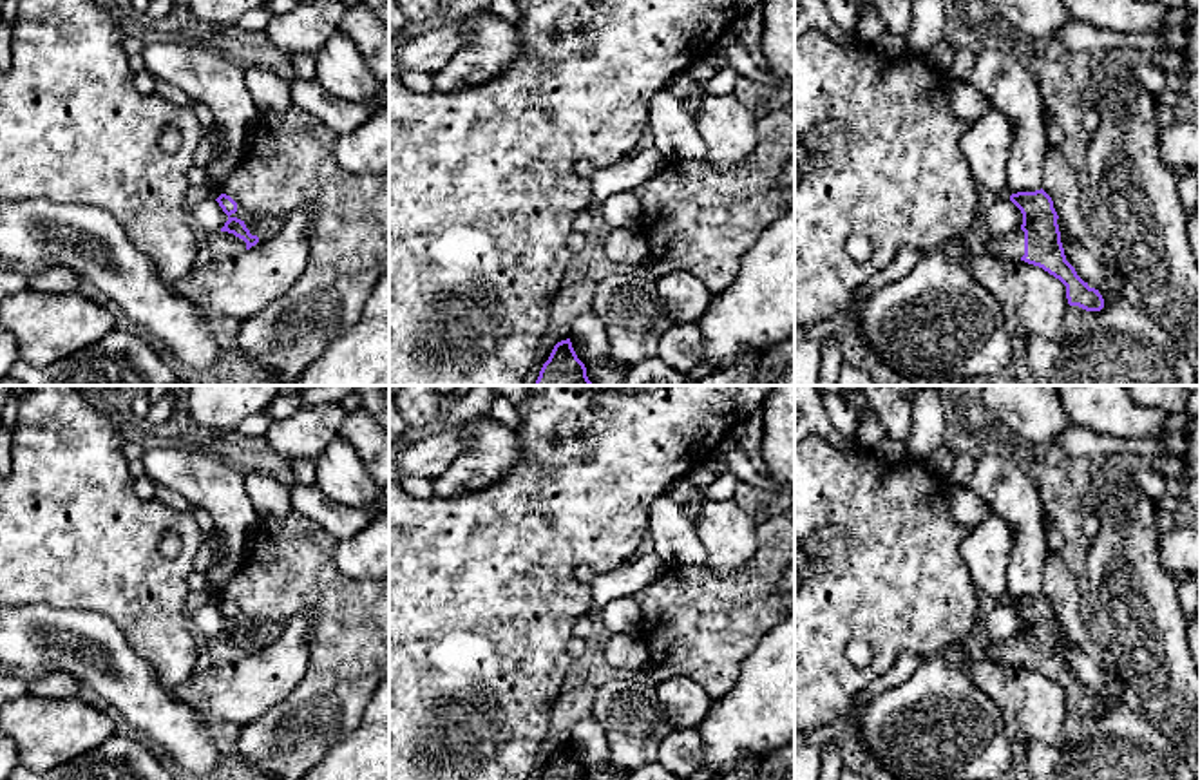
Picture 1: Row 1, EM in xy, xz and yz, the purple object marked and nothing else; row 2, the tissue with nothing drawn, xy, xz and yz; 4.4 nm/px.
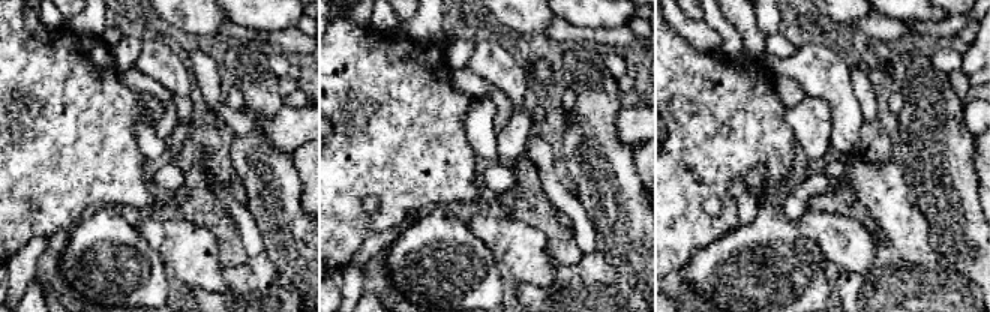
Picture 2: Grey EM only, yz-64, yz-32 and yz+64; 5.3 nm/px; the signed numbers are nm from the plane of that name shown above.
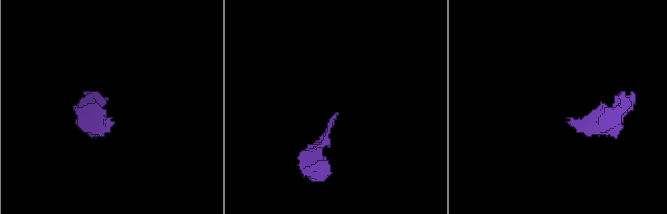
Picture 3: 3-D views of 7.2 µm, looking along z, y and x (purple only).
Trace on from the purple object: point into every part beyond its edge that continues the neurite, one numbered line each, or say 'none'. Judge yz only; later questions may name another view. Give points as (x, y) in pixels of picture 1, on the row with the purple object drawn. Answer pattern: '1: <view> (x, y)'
1: yz (1010, 247)

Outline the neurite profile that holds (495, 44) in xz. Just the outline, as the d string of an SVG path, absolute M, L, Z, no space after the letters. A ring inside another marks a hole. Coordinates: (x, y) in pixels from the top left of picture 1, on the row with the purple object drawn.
M489 9L472 14L467 43L434 74L440 92L472 89L507 71L521 52L521 36L514 24Z

